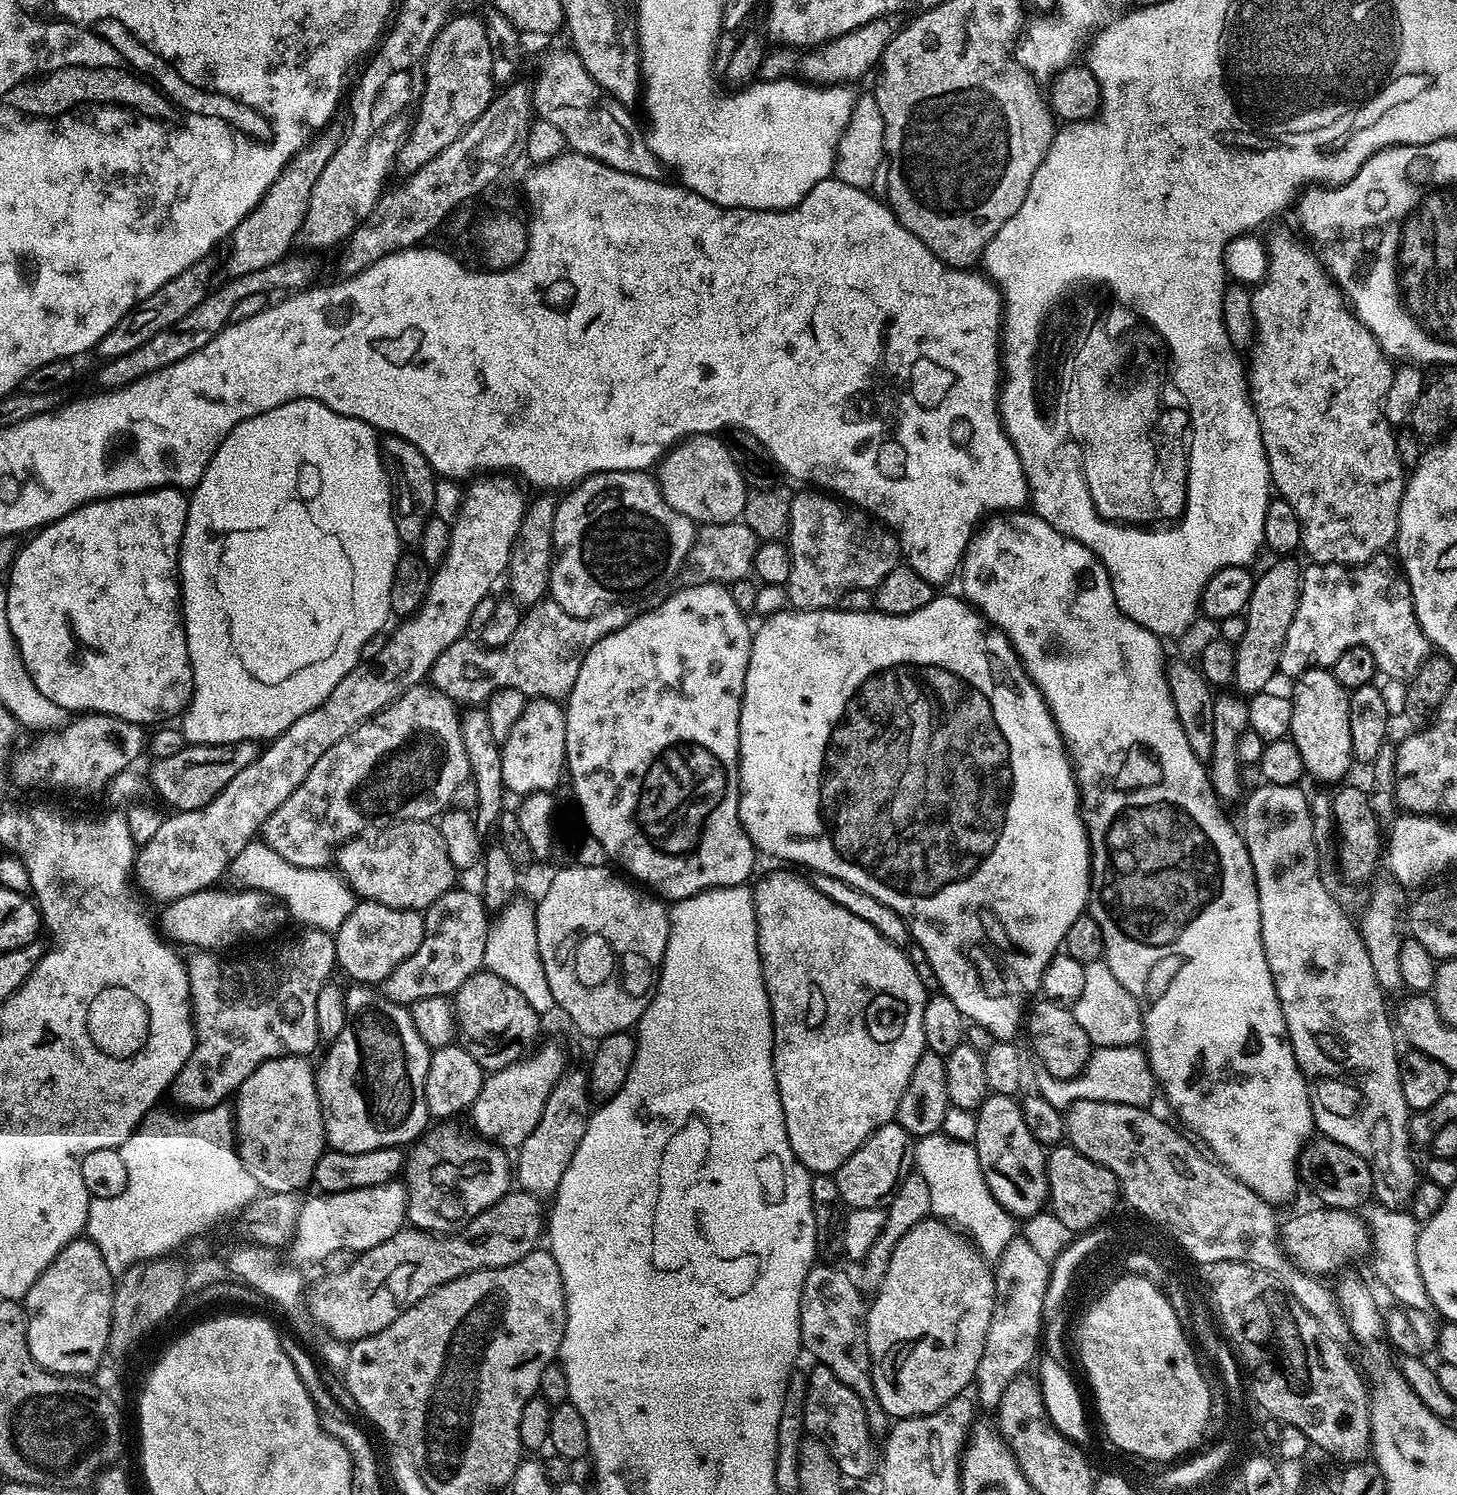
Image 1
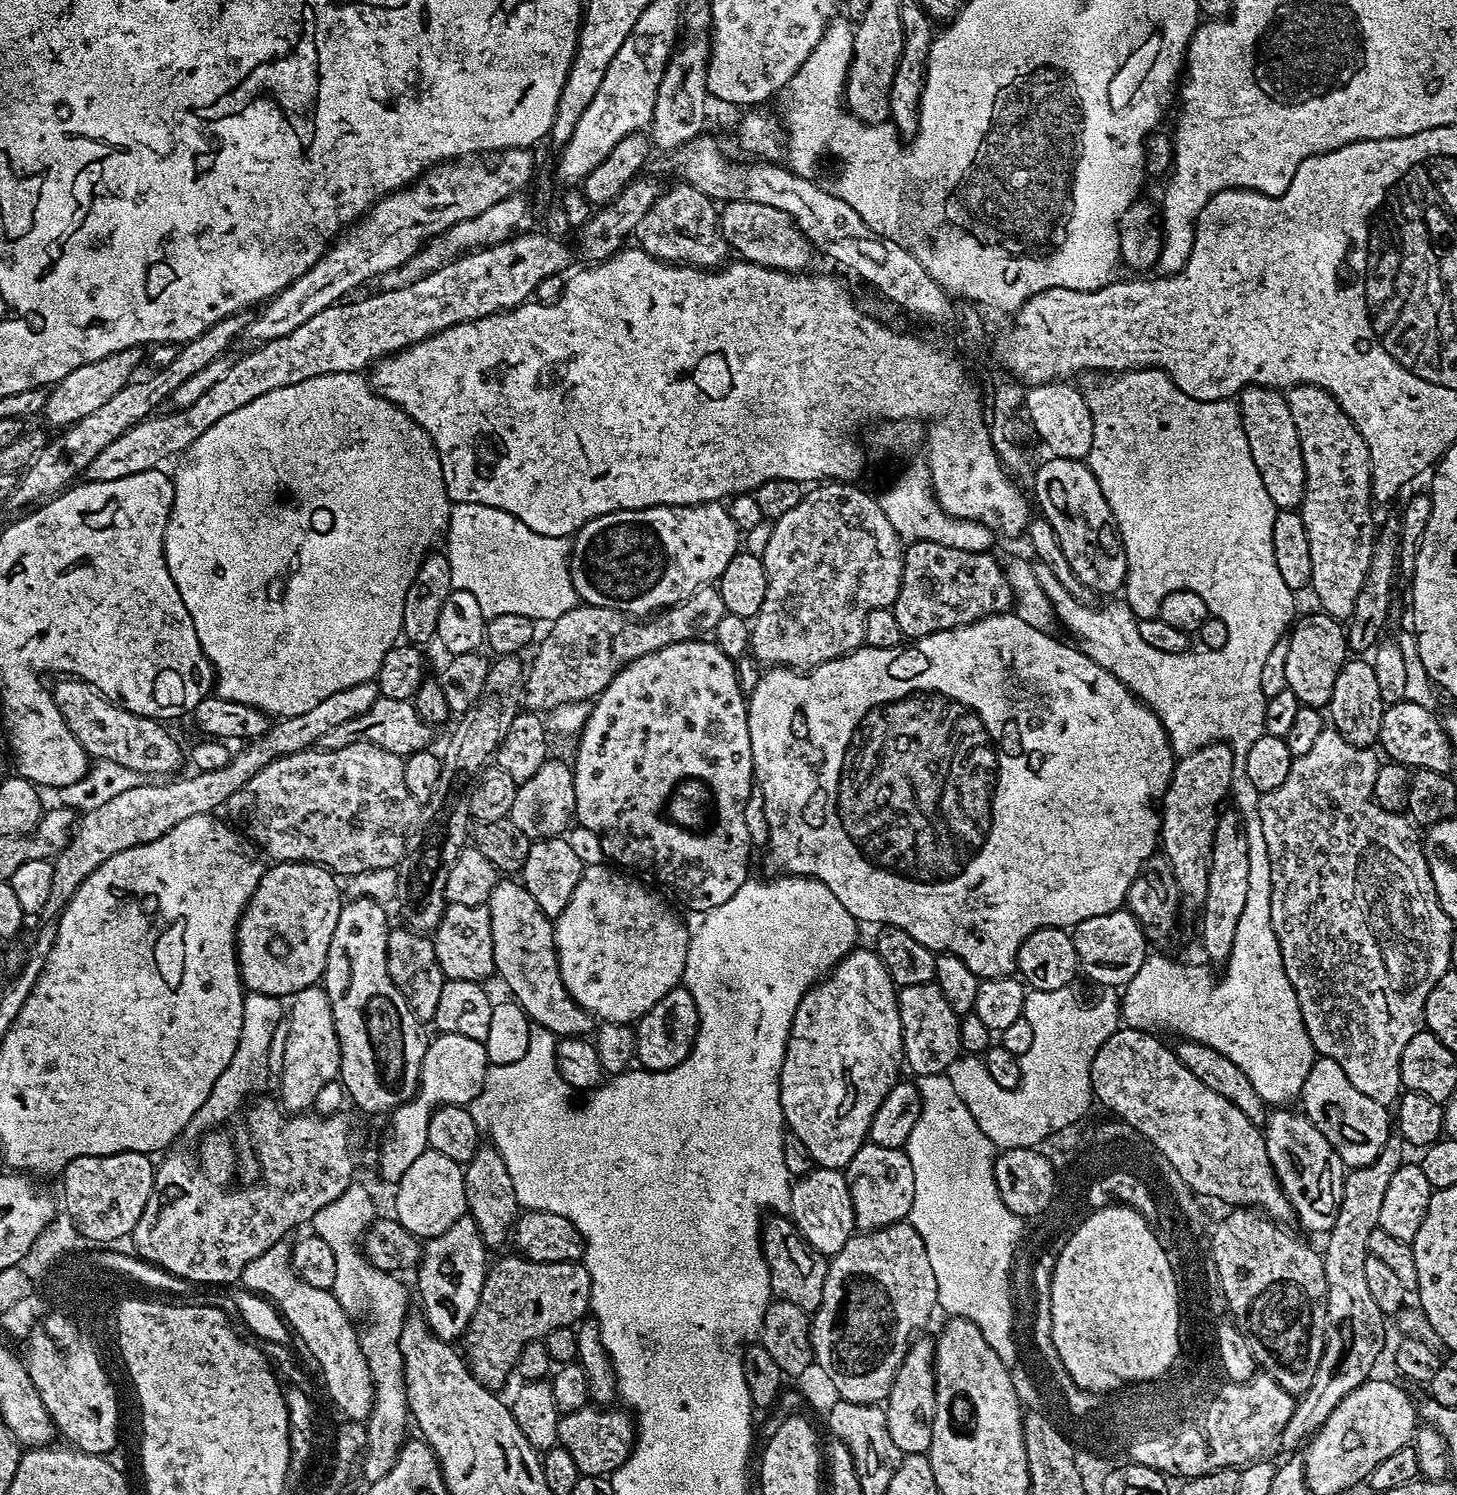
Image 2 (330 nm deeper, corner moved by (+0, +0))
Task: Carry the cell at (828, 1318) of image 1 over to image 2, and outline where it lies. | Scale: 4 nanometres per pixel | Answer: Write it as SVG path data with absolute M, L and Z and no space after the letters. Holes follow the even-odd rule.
M772 1214L763 1221L760 1250L768 1263L770 1286L775 1299L794 1302L805 1310L815 1310L820 1305L822 1286L826 1282L829 1257L811 1248L796 1231L791 1219L784 1214Z

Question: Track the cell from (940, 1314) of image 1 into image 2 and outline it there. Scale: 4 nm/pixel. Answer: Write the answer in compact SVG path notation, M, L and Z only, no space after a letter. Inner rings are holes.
M913 1339L907 1354L902 1358L900 1369L888 1392L884 1413L888 1419L890 1439L904 1456L918 1456L927 1453L932 1441L932 1423L936 1411L936 1365L934 1344L931 1339Z

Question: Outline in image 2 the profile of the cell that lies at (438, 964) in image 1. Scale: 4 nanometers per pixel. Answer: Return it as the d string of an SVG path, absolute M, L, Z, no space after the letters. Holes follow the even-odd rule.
M448 904L442 914L442 922L438 922L436 927L432 945L445 980L483 982L496 971L494 942L490 934L490 910L487 904L478 906Z

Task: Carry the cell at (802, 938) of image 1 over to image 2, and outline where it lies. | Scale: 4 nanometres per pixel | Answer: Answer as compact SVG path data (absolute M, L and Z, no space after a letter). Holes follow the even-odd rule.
M857 946L851 952L846 953L836 963L836 967L831 969L823 979L812 985L811 990L798 1002L798 1010L794 1010L794 1018L788 1031L788 1041L786 1042L784 1061L780 1071L780 1101L782 1102L787 1131L798 1134L798 1138L802 1138L806 1150L810 1150L813 1165L822 1168L847 1169L848 1163L854 1158L854 1154L858 1154L858 1150L868 1140L868 1131L878 1106L882 1106L882 1098L886 1098L886 1094L890 1094L890 1090L898 1082L899 1076L896 1075L899 1074L900 1068L902 1072L904 1047L902 1046L902 1024L898 1014L897 995L898 985L892 981L886 966L882 966L882 962L876 956L875 951L868 949L867 952L863 946Z

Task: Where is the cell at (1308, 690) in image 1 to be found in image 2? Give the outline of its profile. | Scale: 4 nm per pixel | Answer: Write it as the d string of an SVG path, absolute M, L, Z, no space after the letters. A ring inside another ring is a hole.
M1316 610L1313 616L1302 616L1291 625L1286 636L1288 649L1284 673L1287 688L1299 698L1303 707L1324 710L1330 702L1330 694L1336 692L1334 682L1338 679L1339 671L1350 656L1346 628L1341 621L1327 616L1322 610Z

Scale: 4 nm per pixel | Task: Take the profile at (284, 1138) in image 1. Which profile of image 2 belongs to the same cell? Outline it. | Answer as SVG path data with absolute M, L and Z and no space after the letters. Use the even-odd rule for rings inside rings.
M323 987L307 988L291 997L286 1012L286 1050L282 1054L282 1066L278 1073L280 1096L278 1100L289 1113L300 1114L311 1109L318 1090L326 1082L340 1074L340 1047L334 1030L334 1014L330 1010L330 998Z

